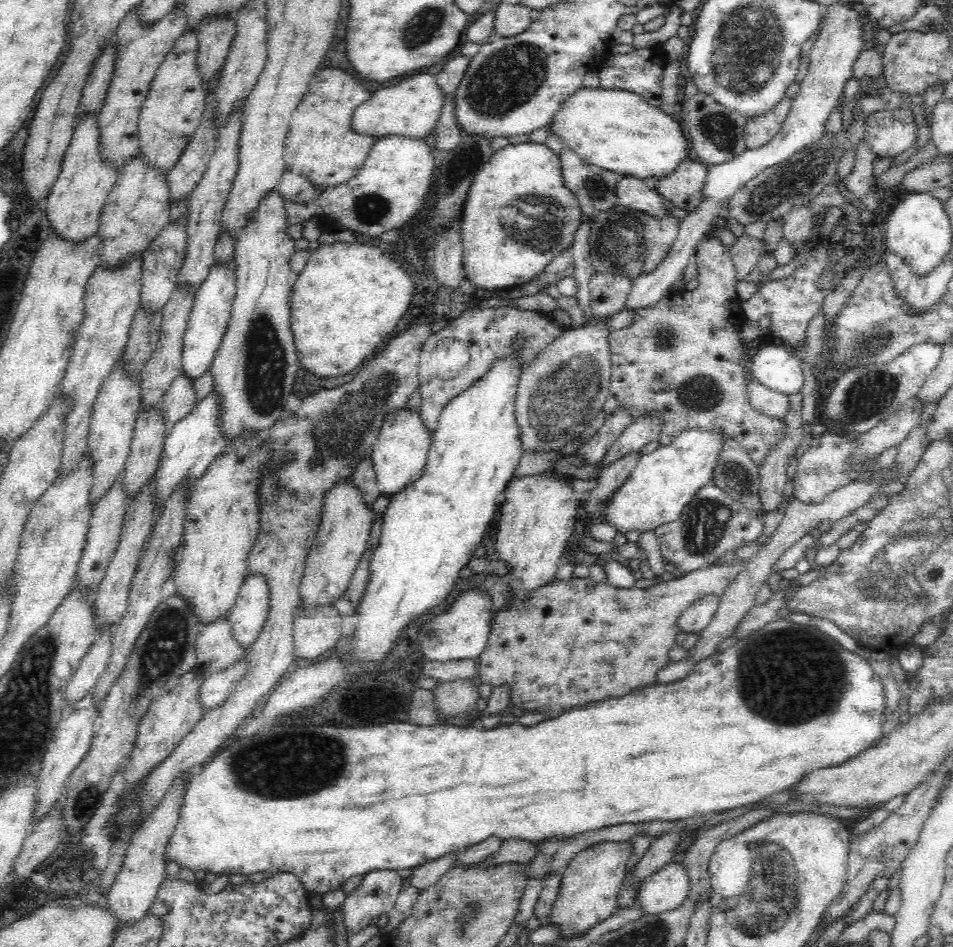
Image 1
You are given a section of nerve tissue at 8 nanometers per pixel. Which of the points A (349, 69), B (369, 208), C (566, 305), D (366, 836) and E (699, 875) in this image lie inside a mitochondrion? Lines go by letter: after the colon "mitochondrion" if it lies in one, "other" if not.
A: other
B: mitochondrion
C: other
D: other
E: other

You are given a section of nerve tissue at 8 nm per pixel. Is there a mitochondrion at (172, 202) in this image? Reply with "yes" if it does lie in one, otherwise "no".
no

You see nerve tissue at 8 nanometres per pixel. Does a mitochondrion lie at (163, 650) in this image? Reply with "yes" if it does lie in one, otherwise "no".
yes

